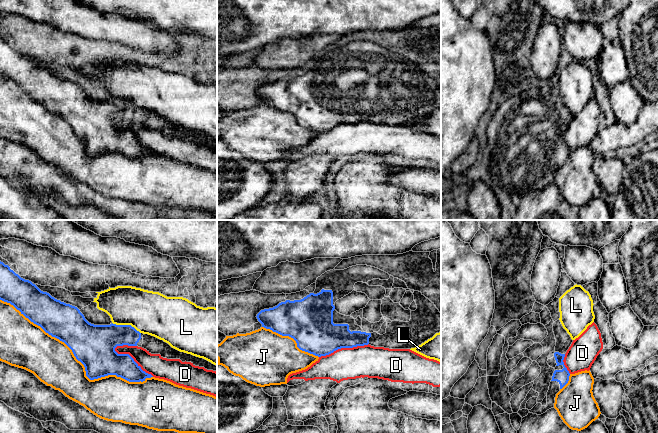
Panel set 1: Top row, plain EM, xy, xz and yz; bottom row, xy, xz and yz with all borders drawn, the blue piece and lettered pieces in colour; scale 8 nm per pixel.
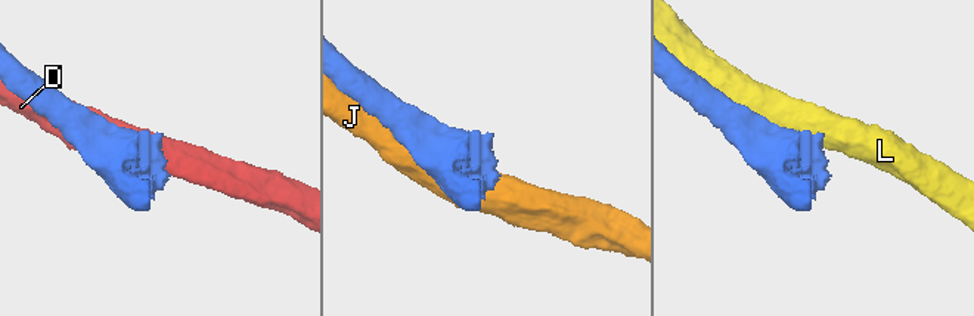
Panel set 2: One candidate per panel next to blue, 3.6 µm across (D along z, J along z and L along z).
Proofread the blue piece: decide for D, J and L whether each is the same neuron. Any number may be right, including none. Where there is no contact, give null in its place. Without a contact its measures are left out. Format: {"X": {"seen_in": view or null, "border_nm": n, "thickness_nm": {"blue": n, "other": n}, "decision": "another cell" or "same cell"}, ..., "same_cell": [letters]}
{"D": {"seen_in": "xy", "border_nm": 400, "thickness_nm": {"blue": 260, "other": 170}, "decision": "another cell"}, "J": {"seen_in": "xy", "border_nm": 1350, "thickness_nm": {"blue": 340, "other": 360}, "decision": "another cell"}, "L": {"seen_in": "xy", "border_nm": 240, "thickness_nm": {"blue": 260, "other": 340}, "decision": "another cell"}, "same_cell": []}

